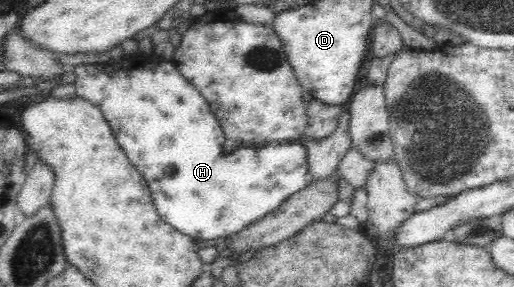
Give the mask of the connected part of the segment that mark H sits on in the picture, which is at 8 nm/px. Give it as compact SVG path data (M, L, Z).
M143 55L143 67L141 69L139 65L140 57L130 57L127 59L127 69L123 69L123 65L111 65L111 63L102 62L96 64L81 64L76 65L74 73L77 79L74 83L76 86L76 96L86 99L91 102L95 107L101 110L101 113L107 119L107 123L111 126L111 131L117 140L117 143L121 146L121 149L125 152L129 163L133 164L133 167L137 168L137 171L141 171L141 176L145 175L143 179L149 183L149 189L151 189L151 195L153 195L153 201L157 203L157 211L161 211L161 219L165 219L165 223L175 223L173 227L177 227L177 231L185 231L185 235L192 237L193 240L217 240L218 238L225 238L232 234L237 234L239 231L245 229L249 225L256 223L259 219L265 217L269 213L275 212L277 207L281 206L285 200L289 199L291 195L295 195L301 188L307 187L310 184L308 175L308 163L307 152L305 152L305 146L300 141L293 141L289 143L283 142L269 142L259 147L255 146L241 146L235 148L231 153L227 153L224 148L225 136L223 135L223 129L221 129L219 121L217 121L216 115L213 115L209 104L206 99L201 96L201 93L197 91L197 88L193 86L188 79L185 79L184 75L177 70L177 66L170 60L157 60L153 55L151 57L145 57Z

